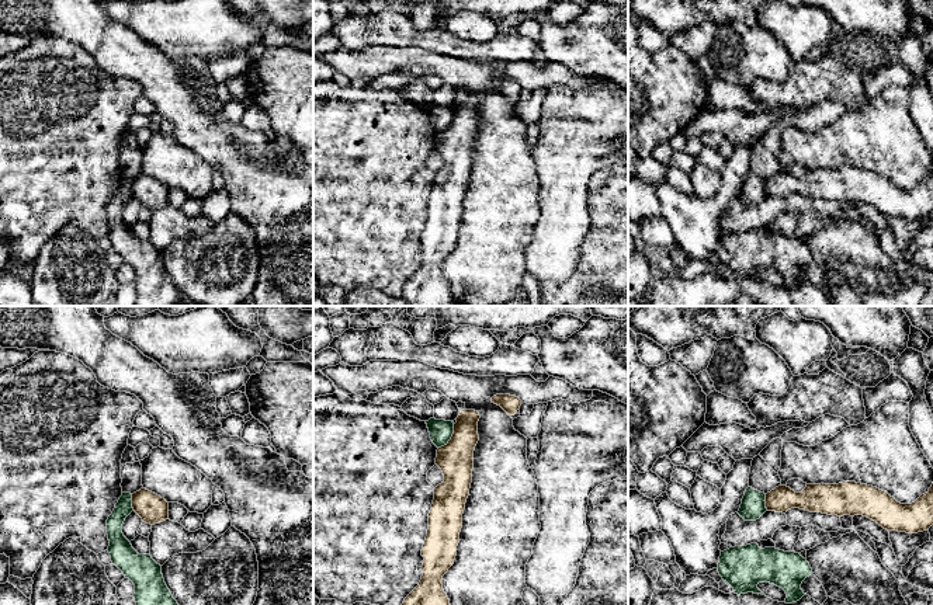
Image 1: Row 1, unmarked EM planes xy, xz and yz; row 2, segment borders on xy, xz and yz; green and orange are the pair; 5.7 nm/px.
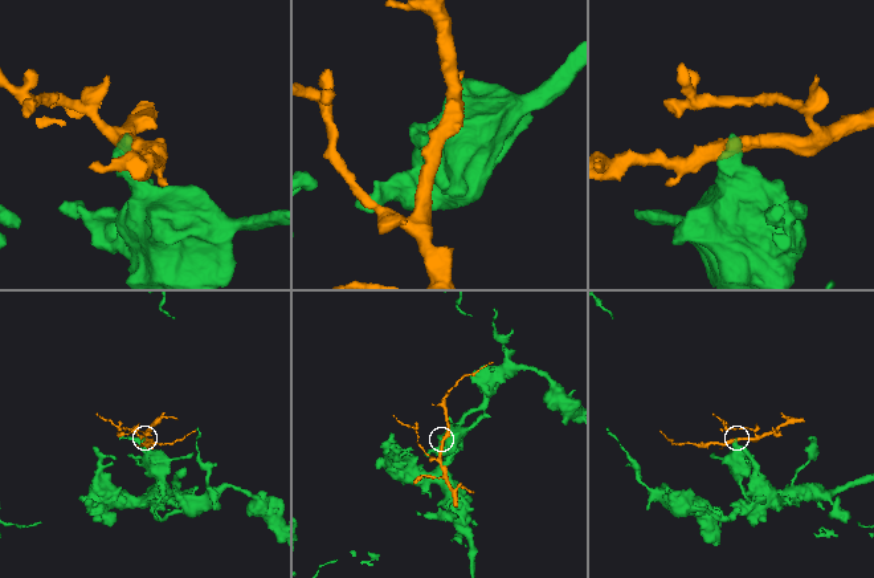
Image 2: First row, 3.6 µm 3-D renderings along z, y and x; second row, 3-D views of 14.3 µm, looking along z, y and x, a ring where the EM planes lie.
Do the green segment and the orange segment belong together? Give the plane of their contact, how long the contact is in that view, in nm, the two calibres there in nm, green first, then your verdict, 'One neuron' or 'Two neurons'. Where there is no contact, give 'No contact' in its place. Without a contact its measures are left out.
Touches green in xz. Shared border 170 nm. Thickness 130 nm (green) against 200 nm. Two neurons

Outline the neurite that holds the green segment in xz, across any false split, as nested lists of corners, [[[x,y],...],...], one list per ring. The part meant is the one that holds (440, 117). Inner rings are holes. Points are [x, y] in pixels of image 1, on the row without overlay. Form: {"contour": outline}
{"contour": [[[434,102],[426,107],[430,124],[437,133],[448,129],[454,119],[454,108],[445,105],[436,105]]]}

